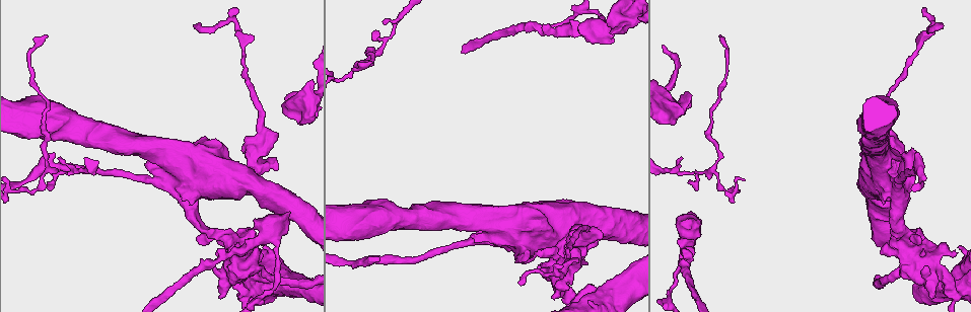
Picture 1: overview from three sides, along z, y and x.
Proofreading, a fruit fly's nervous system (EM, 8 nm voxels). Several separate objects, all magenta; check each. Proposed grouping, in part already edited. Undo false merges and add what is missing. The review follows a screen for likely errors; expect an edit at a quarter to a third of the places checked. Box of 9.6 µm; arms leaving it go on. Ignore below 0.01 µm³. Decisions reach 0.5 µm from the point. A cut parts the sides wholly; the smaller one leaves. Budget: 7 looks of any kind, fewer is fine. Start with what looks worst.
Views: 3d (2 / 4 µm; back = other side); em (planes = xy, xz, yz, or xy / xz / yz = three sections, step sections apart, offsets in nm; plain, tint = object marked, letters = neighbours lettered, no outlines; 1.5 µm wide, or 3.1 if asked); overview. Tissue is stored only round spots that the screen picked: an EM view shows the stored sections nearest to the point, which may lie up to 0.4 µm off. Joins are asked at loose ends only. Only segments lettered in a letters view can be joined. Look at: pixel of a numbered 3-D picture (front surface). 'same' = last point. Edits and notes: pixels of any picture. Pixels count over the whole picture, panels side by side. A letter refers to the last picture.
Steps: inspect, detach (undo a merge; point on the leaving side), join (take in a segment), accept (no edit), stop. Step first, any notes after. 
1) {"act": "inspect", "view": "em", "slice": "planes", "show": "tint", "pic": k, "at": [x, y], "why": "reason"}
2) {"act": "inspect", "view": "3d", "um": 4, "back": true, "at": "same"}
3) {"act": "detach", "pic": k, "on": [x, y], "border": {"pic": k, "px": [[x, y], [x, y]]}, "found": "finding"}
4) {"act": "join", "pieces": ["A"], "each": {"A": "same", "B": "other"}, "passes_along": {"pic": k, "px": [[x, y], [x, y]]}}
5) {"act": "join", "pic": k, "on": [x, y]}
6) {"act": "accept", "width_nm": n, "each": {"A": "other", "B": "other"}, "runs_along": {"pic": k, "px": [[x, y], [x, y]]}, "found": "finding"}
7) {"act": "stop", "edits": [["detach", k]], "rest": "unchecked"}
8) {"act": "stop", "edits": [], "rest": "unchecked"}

{"act": "inspect", "view": "em", "slice": "xz", "step": 4, "show": "letters", "pic": 1, "at": [46, 36], "why": "tapers out"}

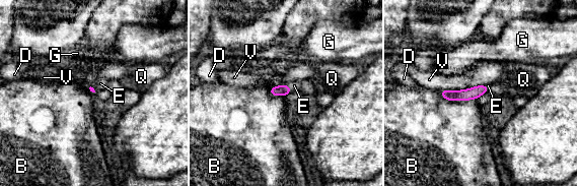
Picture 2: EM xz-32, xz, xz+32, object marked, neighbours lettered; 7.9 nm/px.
{"act": "join", "pieces": ["E"], "each": {"B": "other", "D": "other", "E": "same", "G": "other", "Q": "other", "V": "other"}, "found": "it goes on there"}

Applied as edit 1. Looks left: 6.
{"act": "inspect", "view": "3d", "um": 2, "pic": 1, "at": [278, 167], "why": "thick end"}

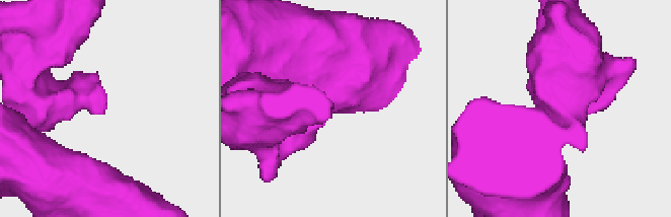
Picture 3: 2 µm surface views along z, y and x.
{"act": "inspect", "view": "em", "slice": "xy", "step": 4, "show": "letters", "pic": 3, "at": [332, 103], "why": "need the tissue"}

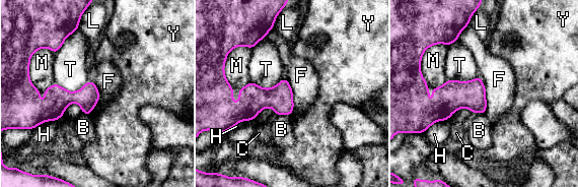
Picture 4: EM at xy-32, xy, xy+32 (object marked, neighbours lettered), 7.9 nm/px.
{"act": "accept", "each": {"B": "other", "C": "other", "F": "other", "H": "other", "L": "other", "M": "other", "T": "other", "Y": "other"}, "border": {"pic": 4, "px": [[99, 99], [89, 114]]}, "found": "no lettered segment goes on from it"}

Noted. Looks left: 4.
{"act": "inspect", "view": "em", "slice": "xz", "step": 8, "show": "tint", "pic": 1, "at": [263, 269], "why": "thick turns thin"}

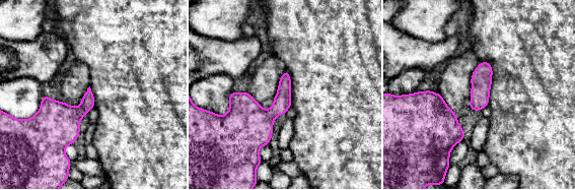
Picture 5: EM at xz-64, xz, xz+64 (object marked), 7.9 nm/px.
{"act": "inspect", "view": "em", "slice": "planes", "show": "tint", "at": "same"}

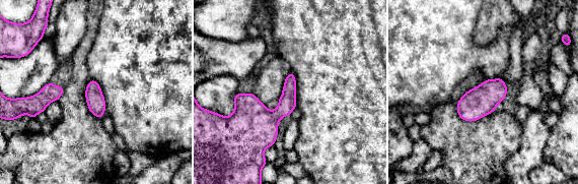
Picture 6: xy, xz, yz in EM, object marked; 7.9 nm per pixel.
{"act": "inspect", "view": "em", "slice": "planes", "show": "letters", "at": "same"}

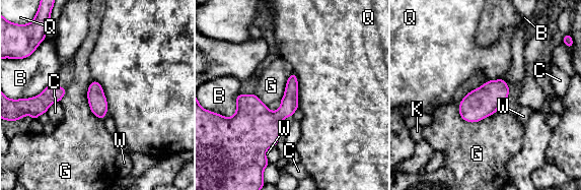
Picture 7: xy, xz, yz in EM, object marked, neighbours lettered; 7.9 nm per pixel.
{"act": "accept", "longest_contact_nm": ["G", 380], "each": {"B": "other", "C": "other", "G": "other", "K": "other", "Q": "other", "W": "other"}, "border": {"pic": 7, "px": [[293, 71], [297, 81], [298, 108]]}, "found": "one neuron here"}

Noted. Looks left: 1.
{"act": "stop", "edits": [["join", 2]], "rest": "unchecked"}

